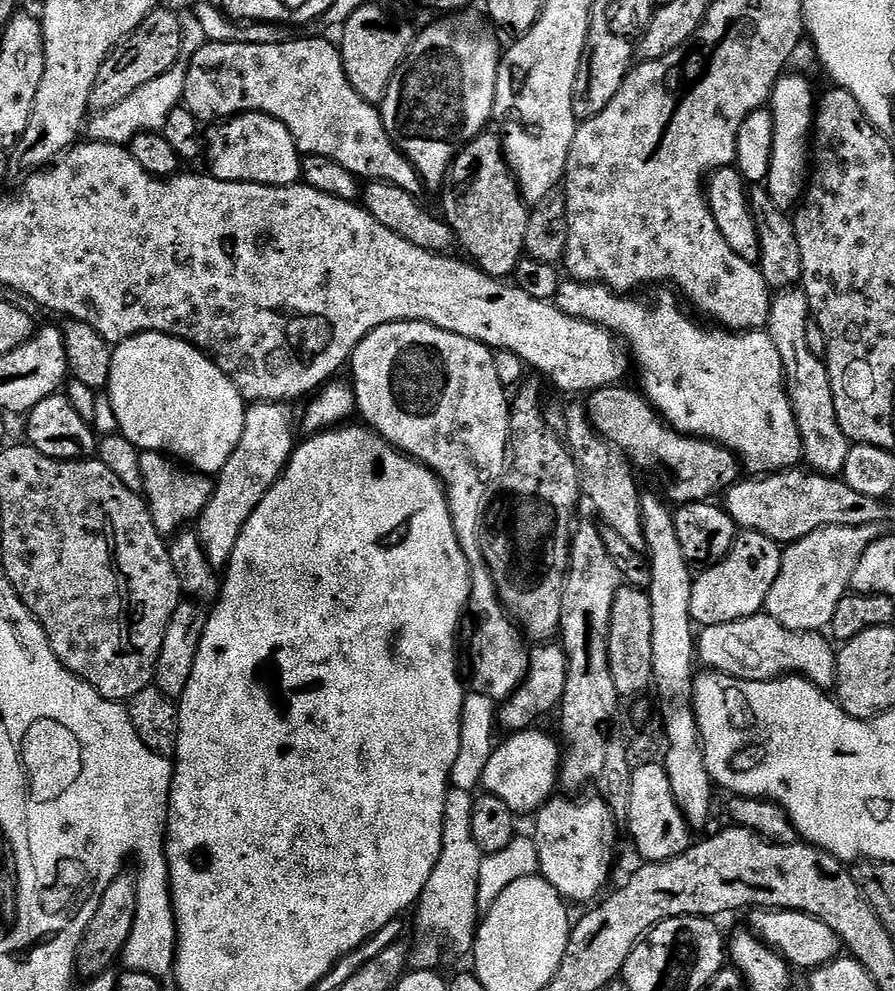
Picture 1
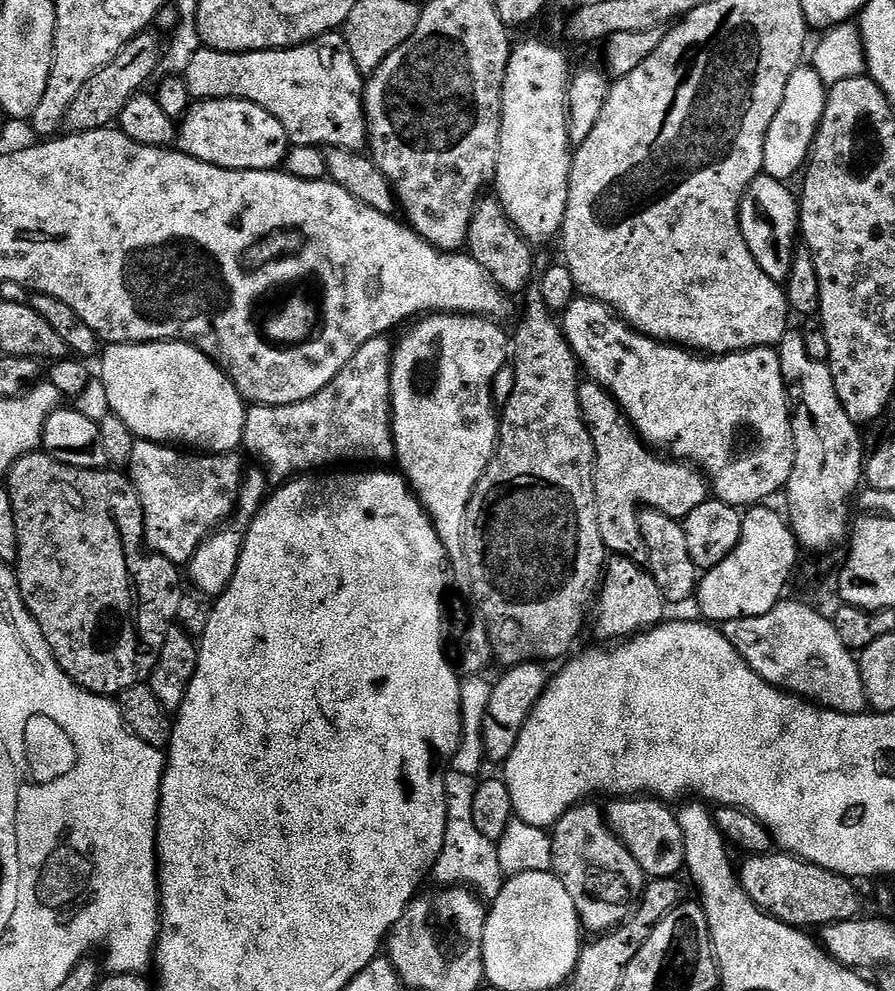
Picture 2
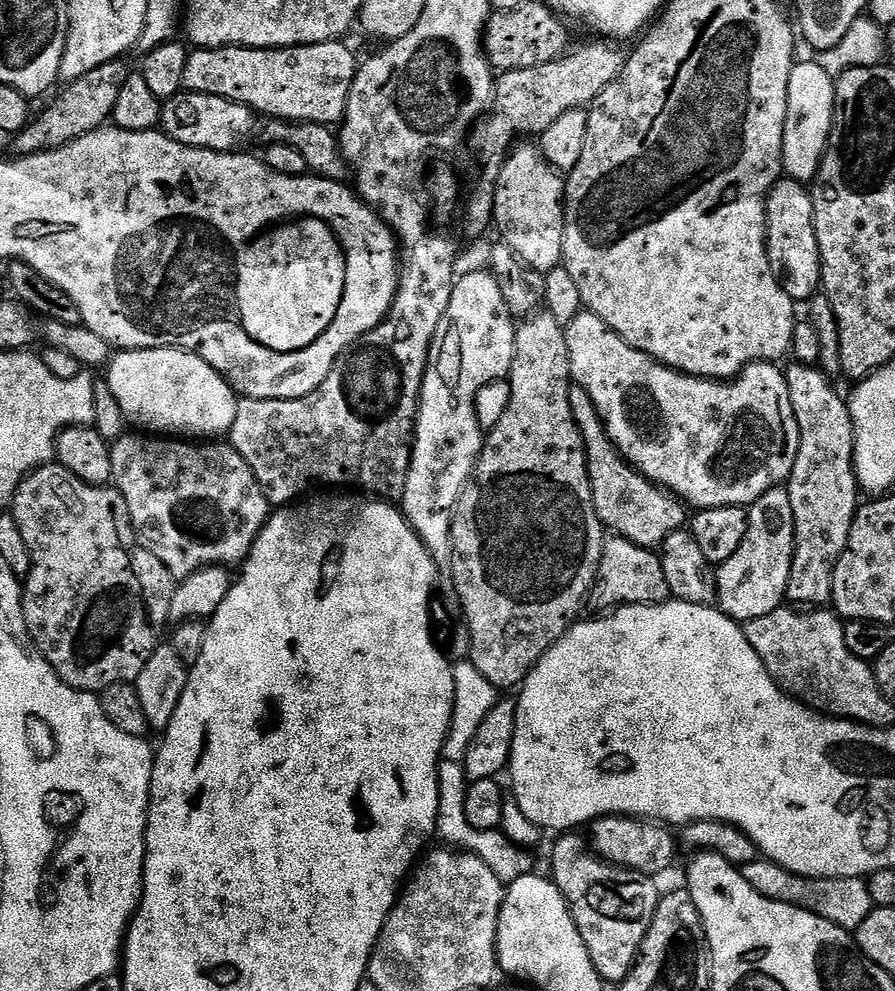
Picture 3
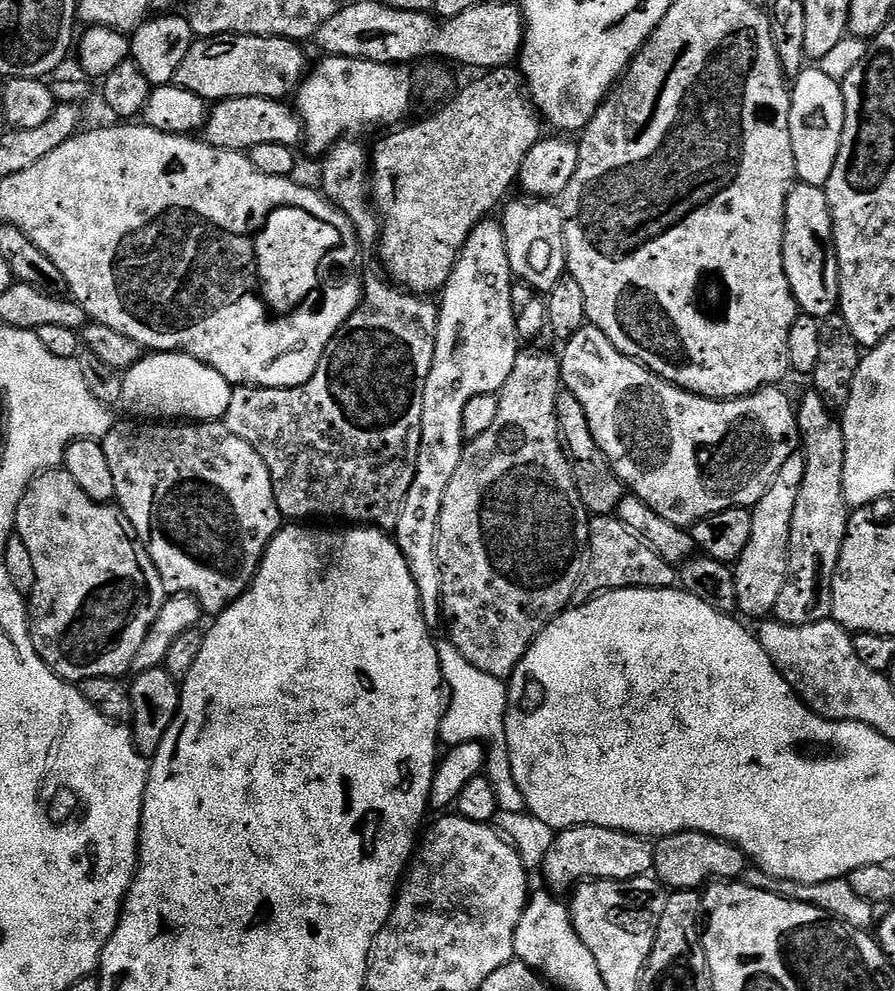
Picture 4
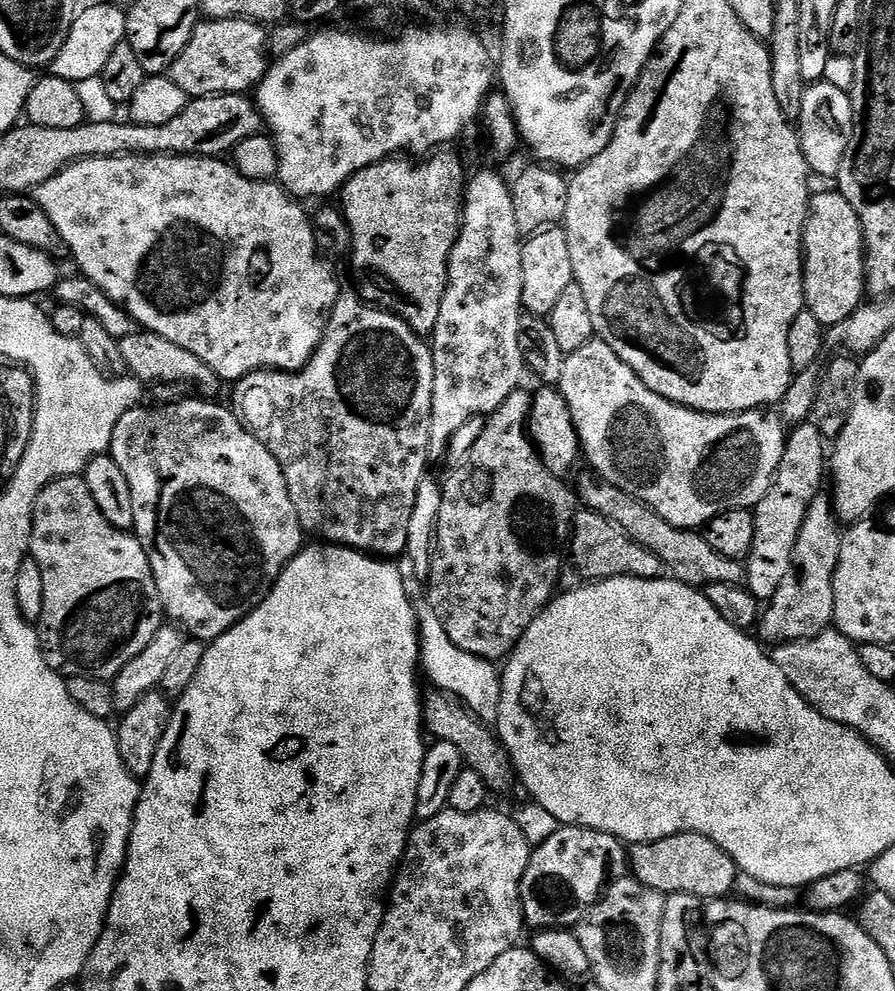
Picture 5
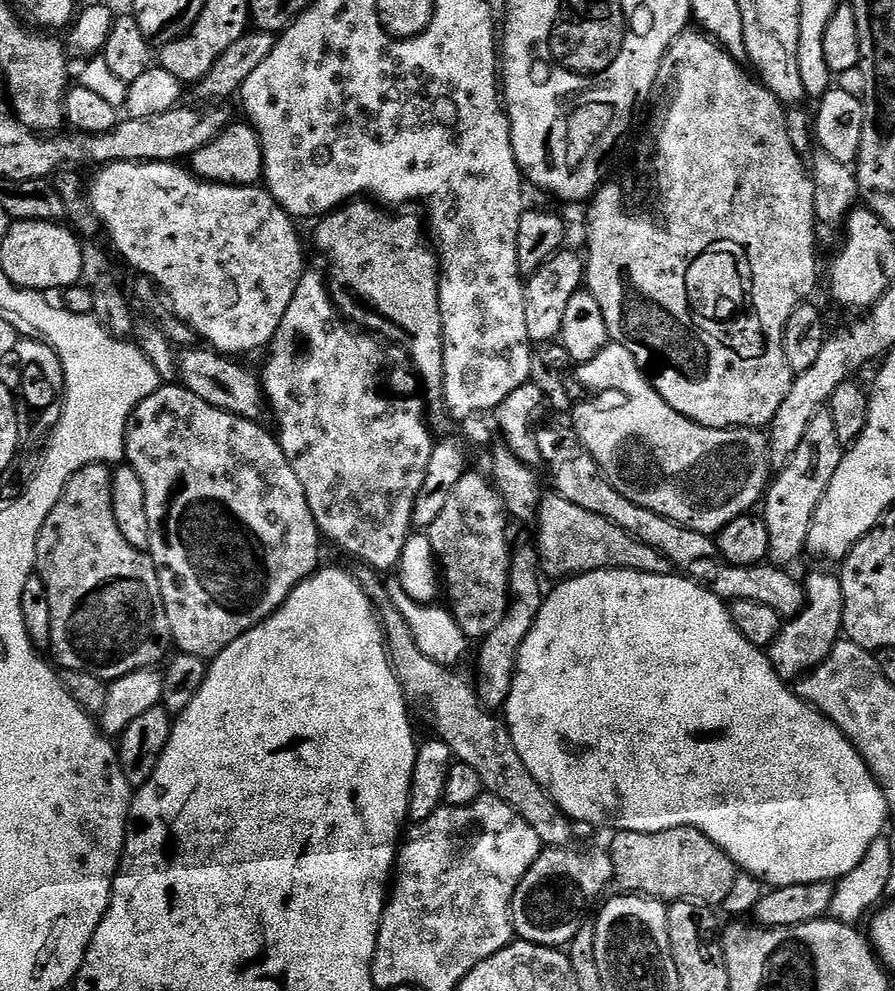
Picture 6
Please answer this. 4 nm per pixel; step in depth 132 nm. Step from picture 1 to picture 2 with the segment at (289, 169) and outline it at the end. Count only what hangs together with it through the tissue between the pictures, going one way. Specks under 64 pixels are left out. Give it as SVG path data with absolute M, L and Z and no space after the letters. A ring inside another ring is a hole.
M197 100L185 116L181 116L176 130L175 147L198 162L226 170L276 170L288 155L290 141L282 122L262 110L254 102L245 100Z

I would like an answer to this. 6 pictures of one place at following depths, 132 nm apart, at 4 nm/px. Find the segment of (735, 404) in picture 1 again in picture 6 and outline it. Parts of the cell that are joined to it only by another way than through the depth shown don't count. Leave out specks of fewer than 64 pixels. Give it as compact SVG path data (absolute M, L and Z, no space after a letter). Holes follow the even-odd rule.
M609 342L596 357L590 362L579 365L575 369L576 376L580 379L580 384L584 388L609 388L612 392L621 392L625 396L625 400L621 404L580 404L577 403L571 409L572 424L576 427L575 439L581 448L588 455L594 458L594 462L600 468L600 475L610 482L610 486L614 490L618 490L618 494L622 494L622 498L630 498L630 502L634 502L638 506L642 506L646 510L650 510L654 514L658 514L662 518L672 520L682 528L689 528L695 532L705 534L715 534L722 530L722 526L726 526L734 518L751 513L752 508L761 503L762 497L765 495L766 489L770 483L770 472L768 476L768 468L770 469L770 457L768 454L768 437L763 431L754 428L707 428L701 424L696 424L690 418L686 418L682 414L678 414L678 410L674 410L663 400L660 395L653 390L652 381L648 379L645 369L641 368L639 362L634 358L634 354L630 354L630 350L626 350L626 346L621 344L613 344Z

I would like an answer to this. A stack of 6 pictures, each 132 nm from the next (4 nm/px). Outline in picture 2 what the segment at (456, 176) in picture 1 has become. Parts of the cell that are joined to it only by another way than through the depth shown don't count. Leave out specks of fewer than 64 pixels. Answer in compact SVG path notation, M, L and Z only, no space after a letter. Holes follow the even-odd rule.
M495 198L481 199L470 222L467 255L473 256L483 268L487 268L494 283L505 292L523 293L529 287L528 279L534 276L534 252L527 240L517 232L510 218Z

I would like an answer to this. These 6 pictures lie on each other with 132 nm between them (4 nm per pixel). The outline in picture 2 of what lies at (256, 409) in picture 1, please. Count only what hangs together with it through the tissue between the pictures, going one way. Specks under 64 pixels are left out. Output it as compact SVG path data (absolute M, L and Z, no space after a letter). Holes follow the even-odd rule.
M249 467L240 484L240 497L236 499L236 511L223 526L215 529L200 543L196 553L186 565L186 576L192 579L191 587L197 592L204 593L209 598L222 595L234 578L234 570L238 570L238 562L244 545L244 535L252 524L252 519L260 512L260 507L270 495L268 473L259 467ZM188 571L188 572L187 572Z

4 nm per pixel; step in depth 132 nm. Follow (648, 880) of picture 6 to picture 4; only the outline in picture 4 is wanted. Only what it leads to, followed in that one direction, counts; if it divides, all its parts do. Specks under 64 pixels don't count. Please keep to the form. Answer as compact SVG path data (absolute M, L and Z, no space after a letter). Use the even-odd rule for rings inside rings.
M679 832L669 836L661 836L655 841L656 866L655 879L665 889L677 892L700 890L712 882L736 882L743 877L750 861L741 848L727 844L713 836L701 832Z

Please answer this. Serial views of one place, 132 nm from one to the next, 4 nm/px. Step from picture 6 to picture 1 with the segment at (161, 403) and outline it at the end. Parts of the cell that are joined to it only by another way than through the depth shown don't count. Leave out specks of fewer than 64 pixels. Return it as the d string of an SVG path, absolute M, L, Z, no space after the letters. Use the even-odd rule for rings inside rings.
M141 451L140 461L144 483L143 495L154 518L154 526L160 531L161 536L171 538L177 532L187 529L191 520L192 523L199 521L202 510L212 497L213 481L205 473L189 470L162 452Z

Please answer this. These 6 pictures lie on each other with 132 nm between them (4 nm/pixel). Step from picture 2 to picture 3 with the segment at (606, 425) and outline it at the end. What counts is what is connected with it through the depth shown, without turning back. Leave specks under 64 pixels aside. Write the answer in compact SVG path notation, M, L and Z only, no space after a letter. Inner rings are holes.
M573 383L570 390L570 410L584 439L584 456L588 460L588 477L592 501L601 524L609 533L626 538L643 548L659 549L672 532L679 532L689 523L690 512L683 500L658 484L653 484L625 460L612 445L608 431L596 412L594 402L582 386Z

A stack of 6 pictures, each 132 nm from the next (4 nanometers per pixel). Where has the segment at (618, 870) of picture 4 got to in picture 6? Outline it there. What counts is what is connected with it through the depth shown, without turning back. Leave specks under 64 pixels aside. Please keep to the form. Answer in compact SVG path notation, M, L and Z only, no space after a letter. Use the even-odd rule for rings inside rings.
M576 846L545 847L534 866L530 866L528 873L520 879L512 899L512 927L515 935L544 948L563 949L571 945L580 925L589 919L588 911L592 903L605 895L604 887L612 879L611 855L579 852Z

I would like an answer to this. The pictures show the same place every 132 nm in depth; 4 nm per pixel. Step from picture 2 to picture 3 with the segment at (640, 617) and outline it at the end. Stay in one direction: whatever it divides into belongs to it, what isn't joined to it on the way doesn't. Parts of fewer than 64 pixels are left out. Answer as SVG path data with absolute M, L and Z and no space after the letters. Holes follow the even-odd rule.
M615 534L609 535L607 539L605 539L604 545L602 546L602 558L600 559L598 570L596 571L596 582L593 584L590 593L590 608L592 604L592 608L594 610L593 613L607 614L615 609L624 608L627 604L663 604L664 601L669 599L671 596L672 591L670 590L670 586L666 586L666 573L662 570L662 562L660 561L659 551L651 548L643 548L642 546L638 546L634 542L630 542L626 538L622 538L621 536L617 536Z

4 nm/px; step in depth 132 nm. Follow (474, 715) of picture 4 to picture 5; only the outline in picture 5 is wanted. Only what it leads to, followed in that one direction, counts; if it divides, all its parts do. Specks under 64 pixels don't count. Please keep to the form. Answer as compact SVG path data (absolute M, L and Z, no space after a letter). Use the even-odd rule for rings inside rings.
M426 602L418 608L418 627L420 629L420 668L432 679L435 689L447 692L456 697L469 712L485 722L495 721L500 705L501 673L491 660L483 660L474 654L466 654L466 650L458 650L454 642L450 642L450 634L446 634L446 626L434 614L434 610Z

